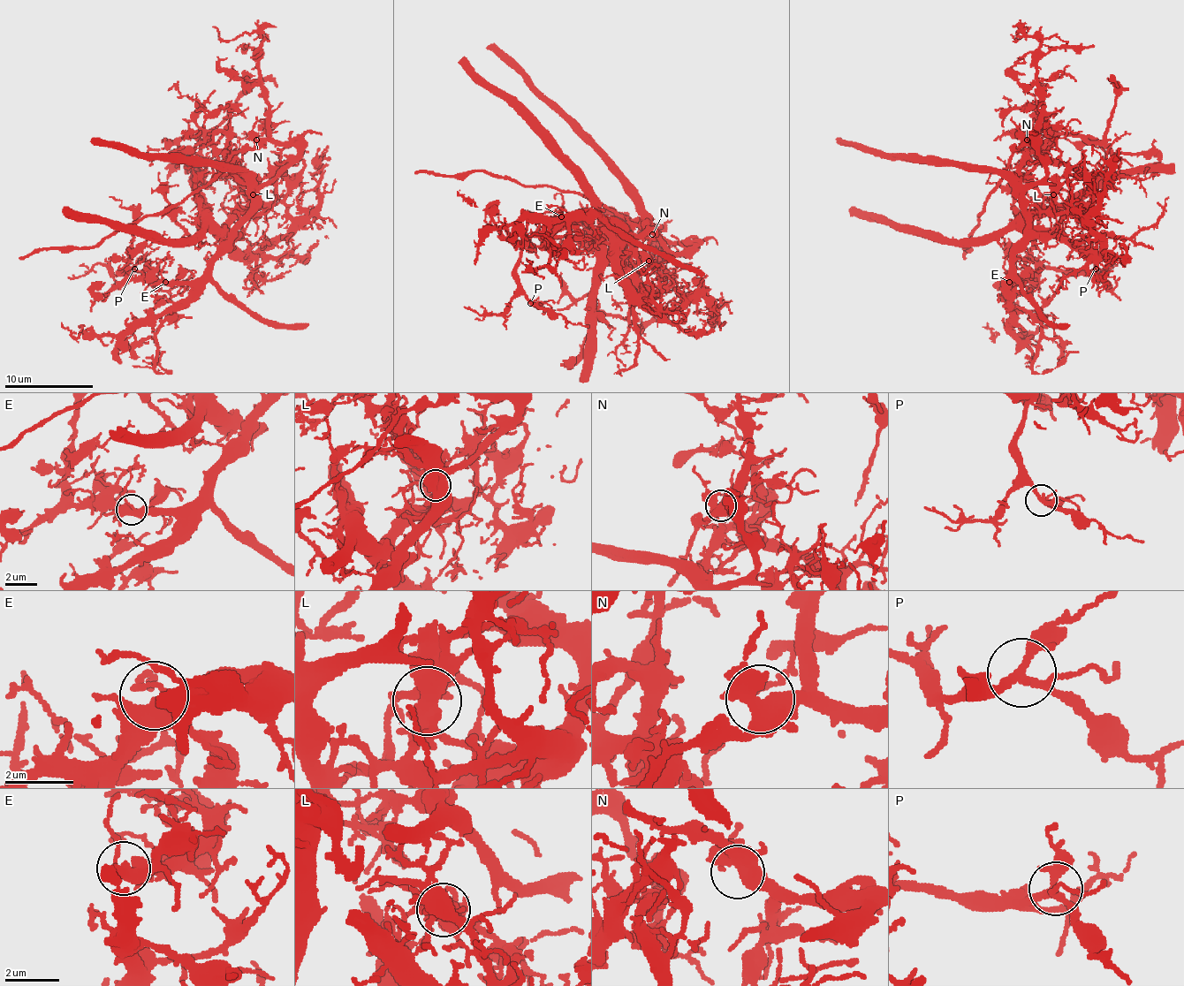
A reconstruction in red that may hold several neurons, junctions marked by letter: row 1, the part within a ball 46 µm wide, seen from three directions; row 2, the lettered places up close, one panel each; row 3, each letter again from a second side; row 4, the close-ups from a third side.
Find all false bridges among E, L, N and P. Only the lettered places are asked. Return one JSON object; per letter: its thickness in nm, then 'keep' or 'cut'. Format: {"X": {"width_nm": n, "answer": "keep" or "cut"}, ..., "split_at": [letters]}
{"E": {"width_nm": 480, "answer": "keep"}, "L": {"width_nm": 420, "answer": "cut"}, "N": {"width_nm": 480, "answer": "keep"}, "P": {"width_nm": 280, "answer": "keep"}, "split_at": ["L"]}

